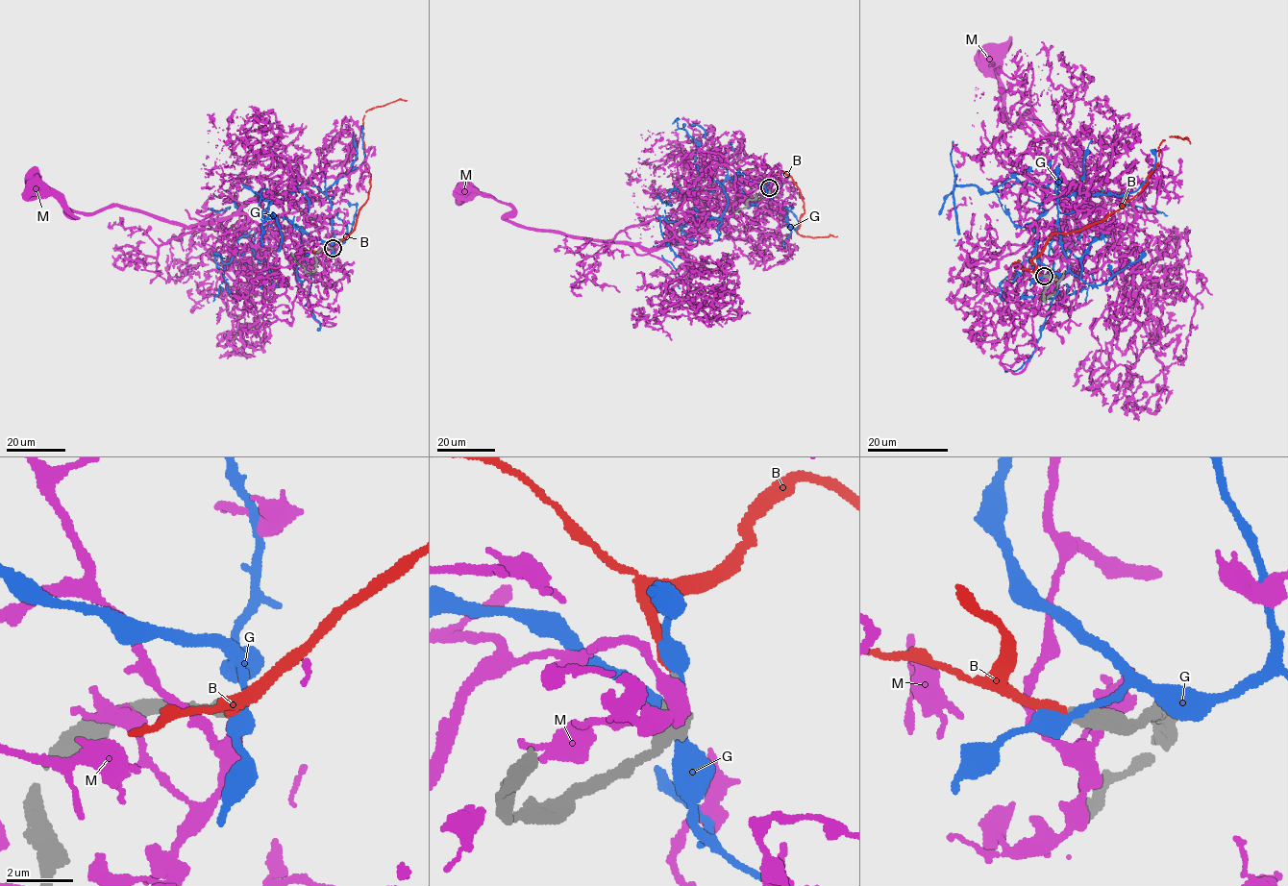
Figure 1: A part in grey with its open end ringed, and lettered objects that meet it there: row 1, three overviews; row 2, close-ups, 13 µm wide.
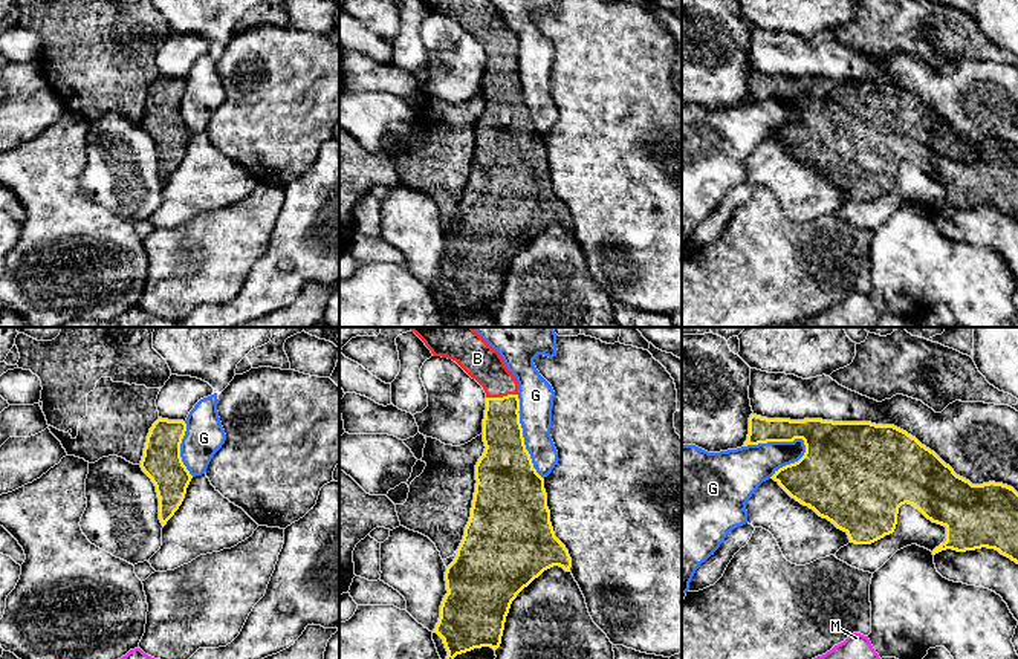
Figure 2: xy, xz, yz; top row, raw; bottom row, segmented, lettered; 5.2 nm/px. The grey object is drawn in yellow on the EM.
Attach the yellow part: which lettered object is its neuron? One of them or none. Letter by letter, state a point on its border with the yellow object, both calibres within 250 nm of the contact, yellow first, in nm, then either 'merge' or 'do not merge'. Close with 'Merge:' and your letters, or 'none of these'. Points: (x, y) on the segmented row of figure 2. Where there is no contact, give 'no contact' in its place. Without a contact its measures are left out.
B: contact xz (503, 396); calibres 200 and 190 nm; merge
G: contact yz (778, 441); calibres 220 and 240 nm; do not merge
M: no contact; do not merge
Merge: B

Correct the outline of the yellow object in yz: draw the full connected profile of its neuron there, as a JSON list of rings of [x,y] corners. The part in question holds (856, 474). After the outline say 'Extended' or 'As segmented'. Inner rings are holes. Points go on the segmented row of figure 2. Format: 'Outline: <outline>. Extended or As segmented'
Outline: [[[757,414],[749,417],[749,434],[743,446],[767,442],[793,442],[802,439],[804,456],[775,471],[773,479],[792,498],[813,509],[819,517],[844,531],[850,543],[871,544],[894,532],[899,508],[913,505],[932,523],[946,528],[946,541],[932,550],[932,555],[952,549],[957,552],[981,547],[995,549],[1018,564],[1018,492],[1003,483],[972,485],[957,476],[934,451],[916,437],[894,425],[871,422],[833,422],[822,419],[767,419]]]. As segmented

